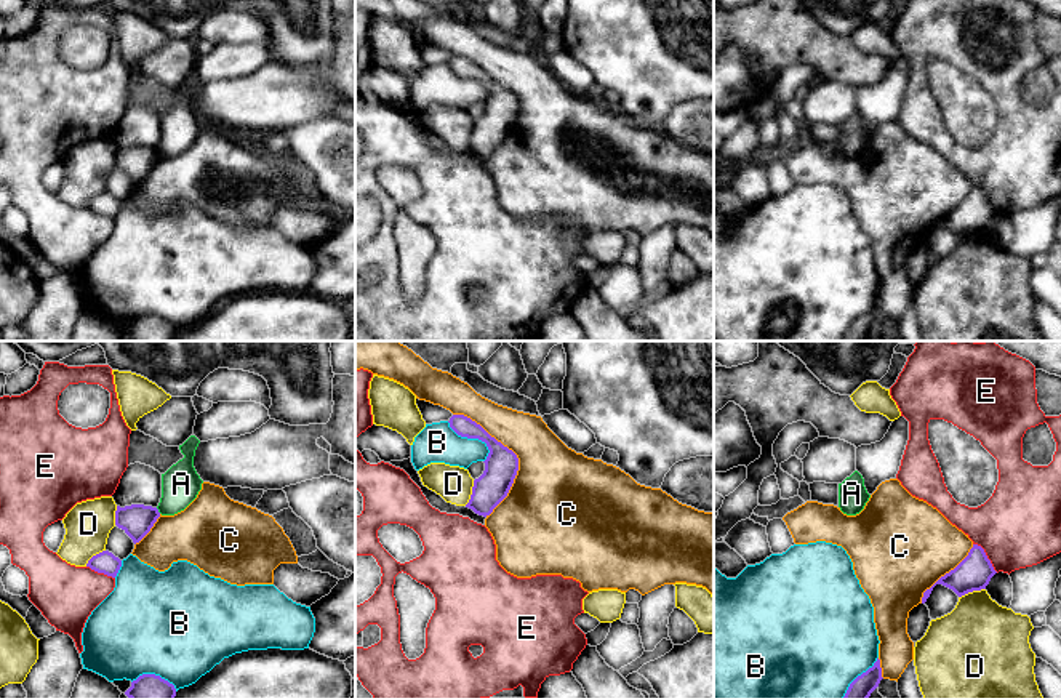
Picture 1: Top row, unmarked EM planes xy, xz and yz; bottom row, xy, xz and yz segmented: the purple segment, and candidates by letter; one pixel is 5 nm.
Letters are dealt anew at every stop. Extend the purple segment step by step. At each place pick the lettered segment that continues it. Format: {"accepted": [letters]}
{"accepted": []}

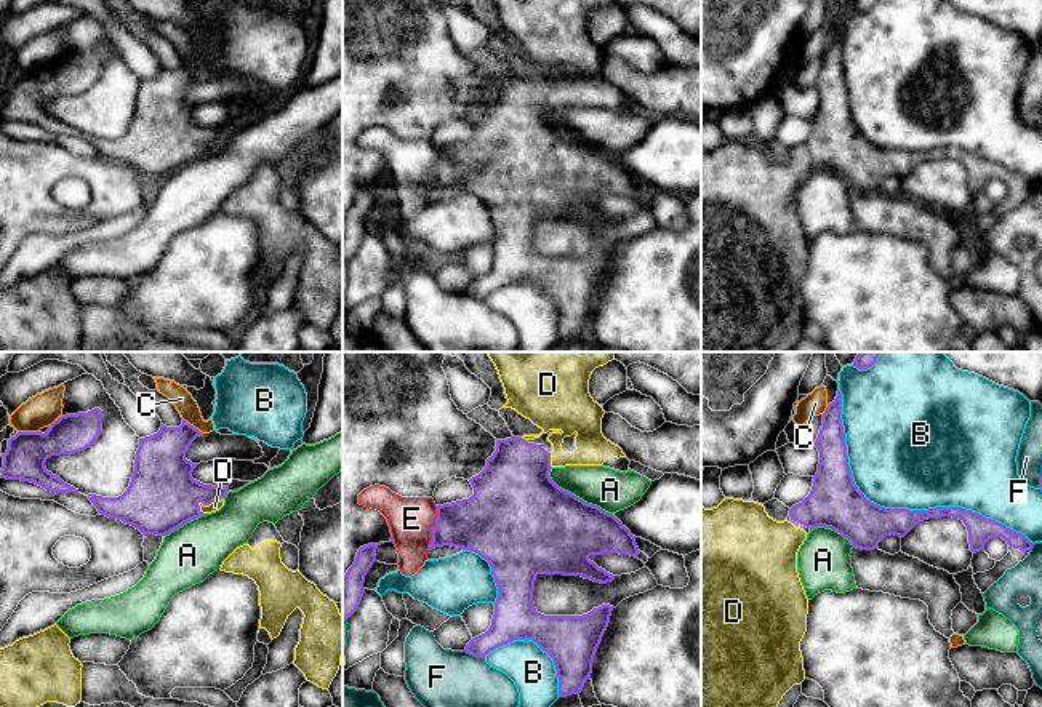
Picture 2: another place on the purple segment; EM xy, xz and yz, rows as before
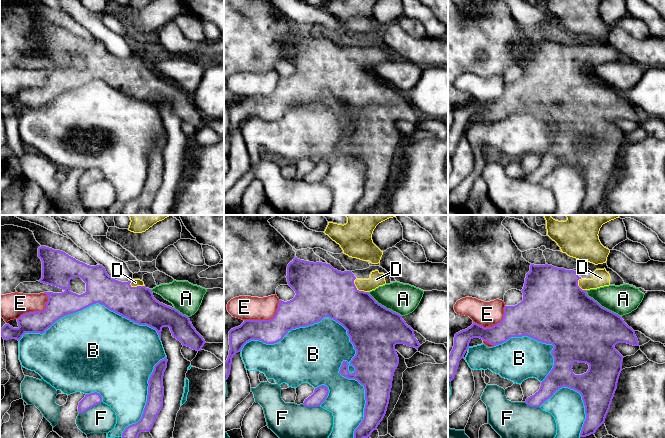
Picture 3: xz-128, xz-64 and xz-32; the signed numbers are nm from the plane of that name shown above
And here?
{"accepted": ["D"]}

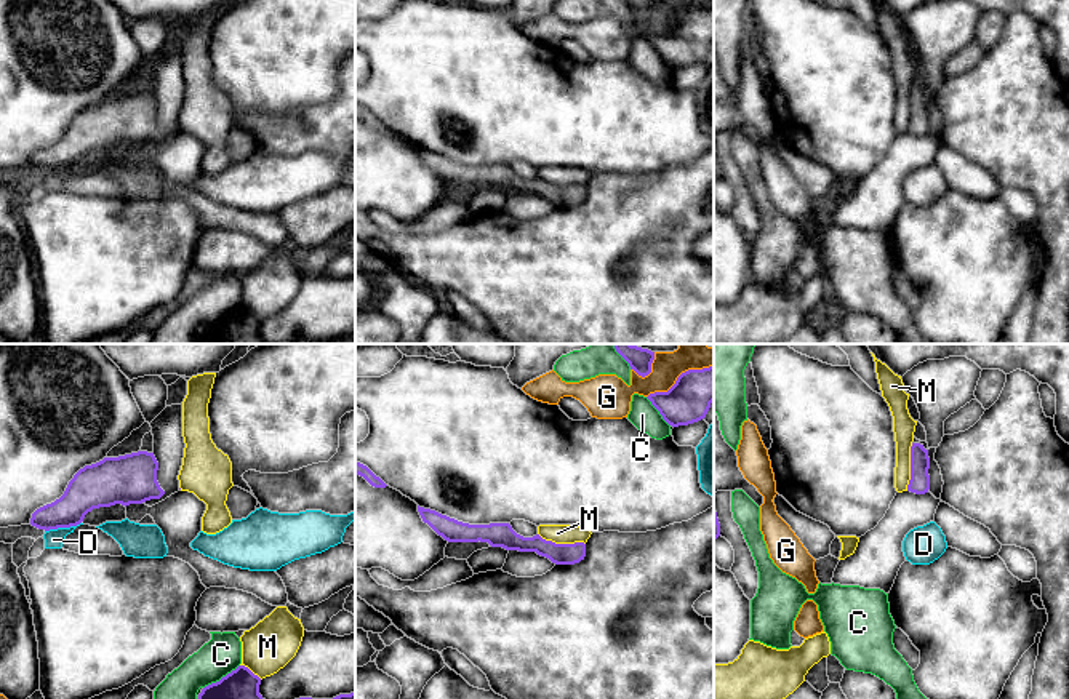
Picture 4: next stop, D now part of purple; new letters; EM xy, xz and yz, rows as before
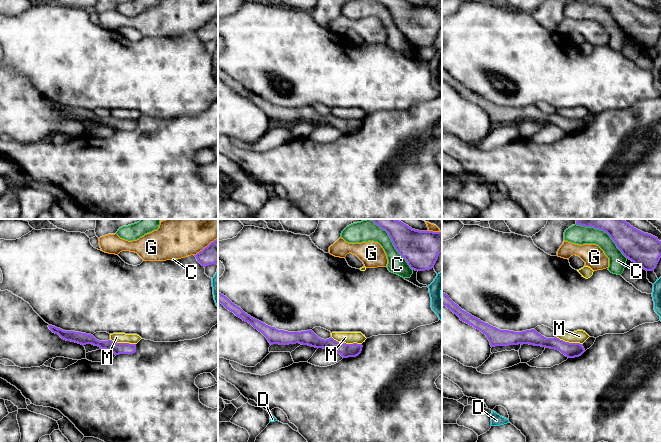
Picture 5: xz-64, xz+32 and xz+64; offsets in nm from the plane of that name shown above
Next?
{"accepted": []}

